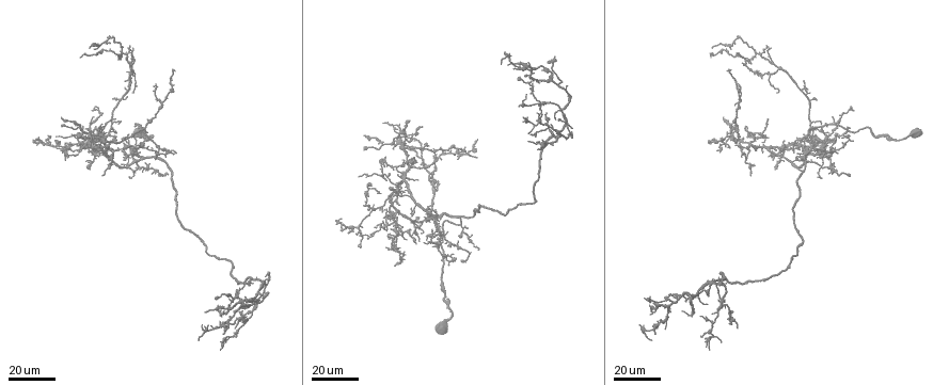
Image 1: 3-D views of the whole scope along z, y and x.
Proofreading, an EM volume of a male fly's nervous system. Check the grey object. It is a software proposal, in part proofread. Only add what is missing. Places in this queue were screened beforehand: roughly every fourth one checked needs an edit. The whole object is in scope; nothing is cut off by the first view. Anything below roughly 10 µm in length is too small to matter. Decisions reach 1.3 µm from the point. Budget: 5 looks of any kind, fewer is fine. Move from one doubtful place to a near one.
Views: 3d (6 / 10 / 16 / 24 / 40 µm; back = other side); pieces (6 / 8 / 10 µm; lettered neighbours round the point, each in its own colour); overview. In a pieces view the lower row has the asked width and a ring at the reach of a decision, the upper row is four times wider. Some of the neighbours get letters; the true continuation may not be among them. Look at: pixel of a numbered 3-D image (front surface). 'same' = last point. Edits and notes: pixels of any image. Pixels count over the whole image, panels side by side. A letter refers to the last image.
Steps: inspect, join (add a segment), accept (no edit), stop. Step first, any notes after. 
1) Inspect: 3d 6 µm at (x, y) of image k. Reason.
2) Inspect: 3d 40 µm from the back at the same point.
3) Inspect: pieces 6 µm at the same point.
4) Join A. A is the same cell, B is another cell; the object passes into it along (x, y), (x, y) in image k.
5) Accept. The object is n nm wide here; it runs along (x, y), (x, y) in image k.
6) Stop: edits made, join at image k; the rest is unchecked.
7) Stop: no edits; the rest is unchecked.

Inspect: 3d 24 µm at (102, 175) of image 1. An open end.

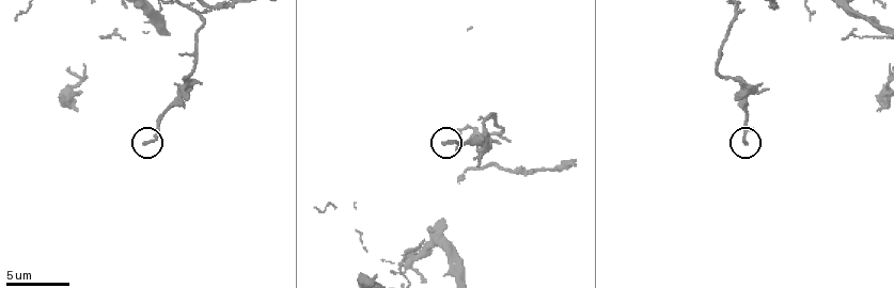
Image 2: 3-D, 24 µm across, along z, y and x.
Inspect: pieces 6 µm at (146, 143) of image 2.

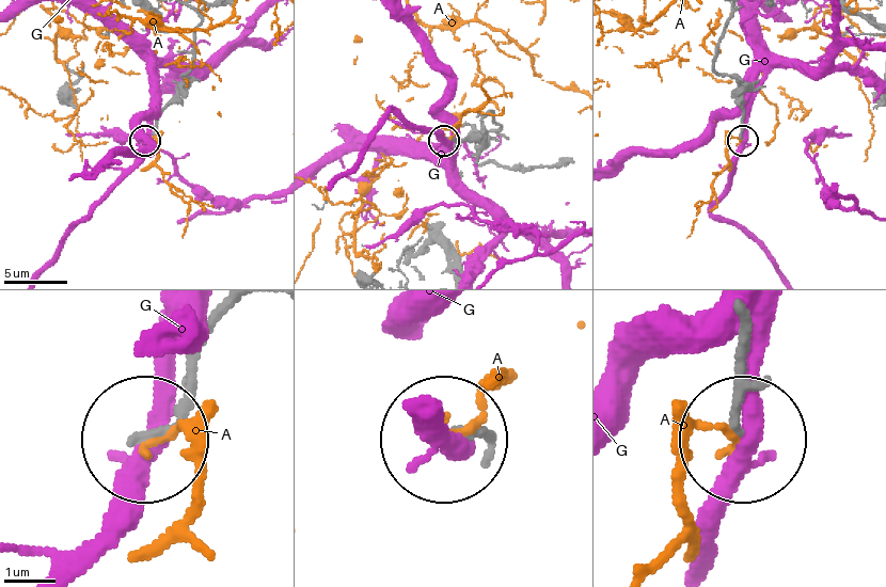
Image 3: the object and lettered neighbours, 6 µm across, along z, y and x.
Accept. The object is 180 nm wide here; A and G are other cells; it runs along (740, 340), (740, 438) in image 3; no lettered segment goes on from it.

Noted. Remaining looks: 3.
Inspect: 3d 24 µm at (385, 181) of image 1. Tapers out.

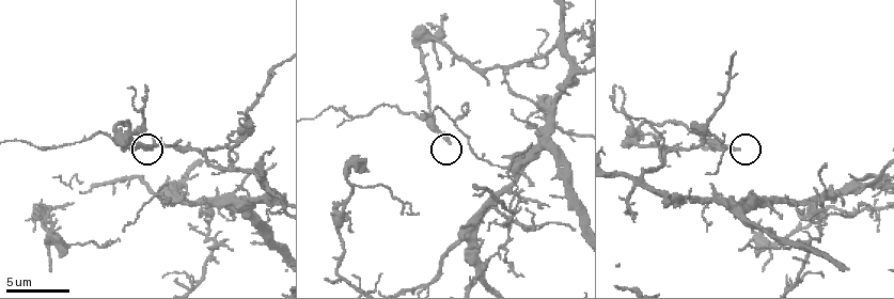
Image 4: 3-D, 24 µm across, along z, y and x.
Inspect: pieces 6 µm at (736, 147) of image 4.

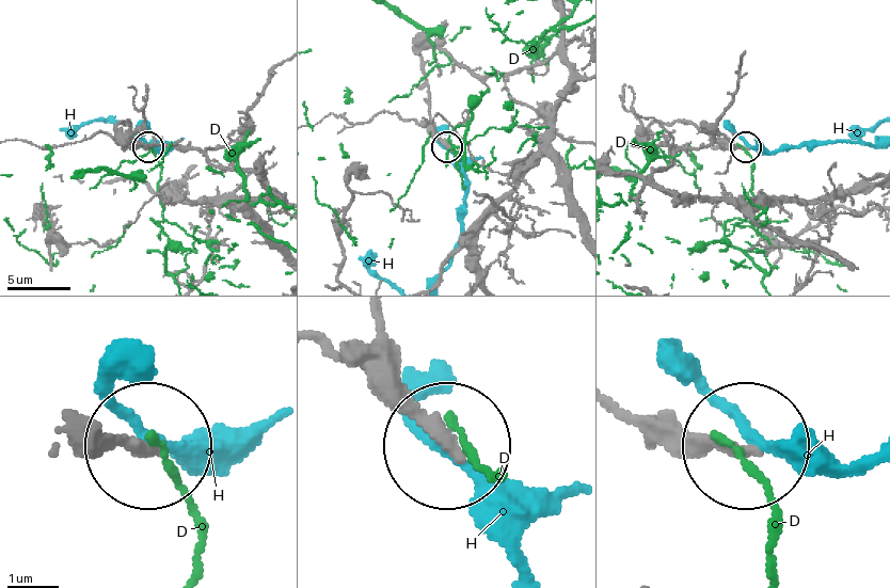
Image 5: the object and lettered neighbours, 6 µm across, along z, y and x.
Accept. D and H are other cells; it runs along (624, 408), (735, 446) in image 5; no lettered segment goes on from it.

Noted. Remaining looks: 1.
Stop: no edits; the rest is unchecked.

